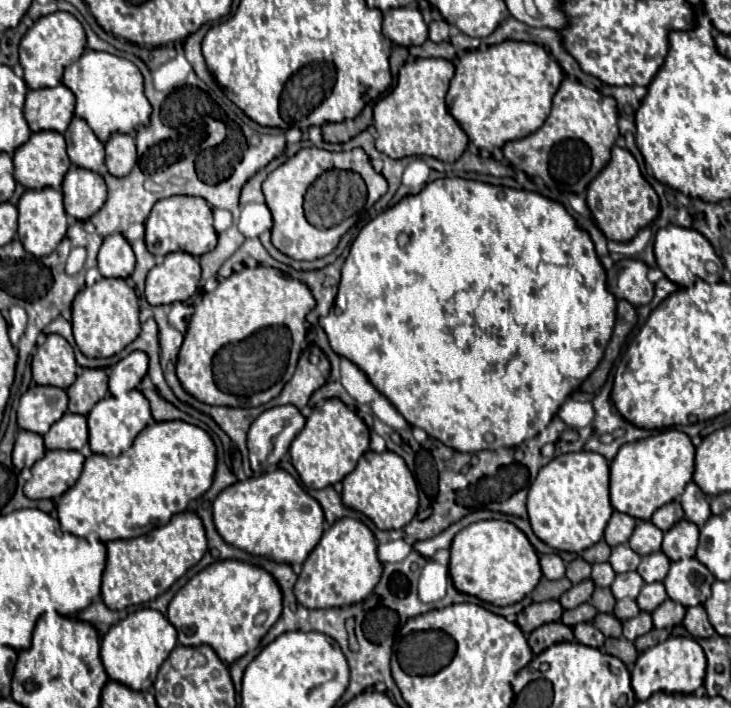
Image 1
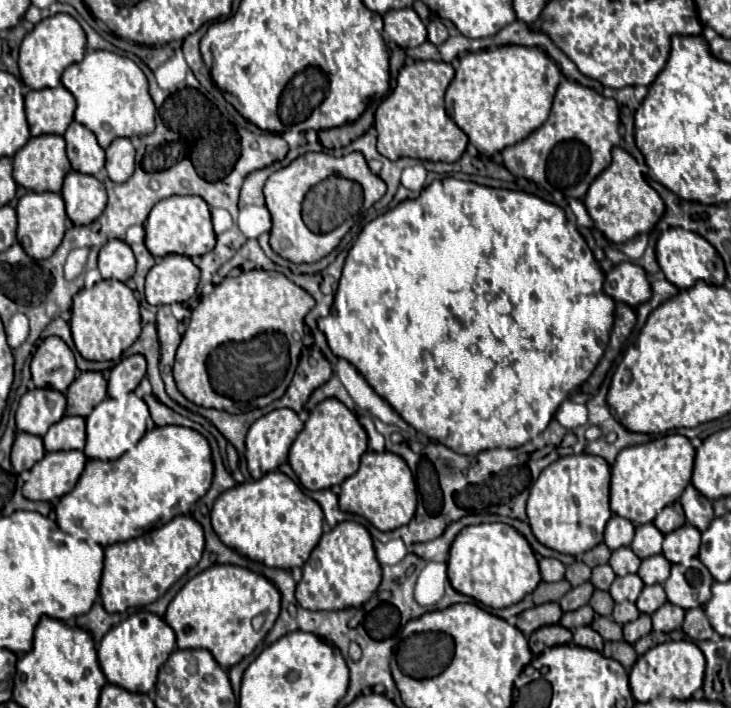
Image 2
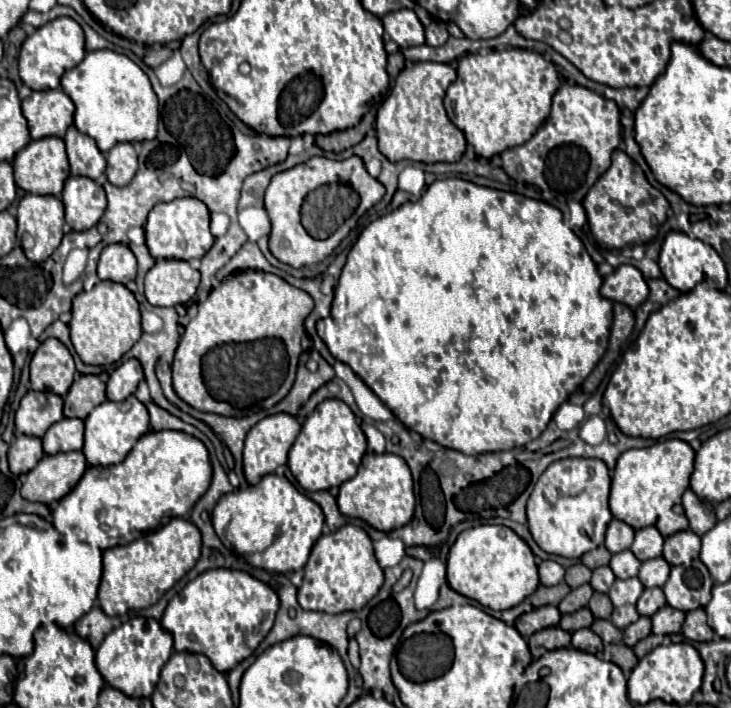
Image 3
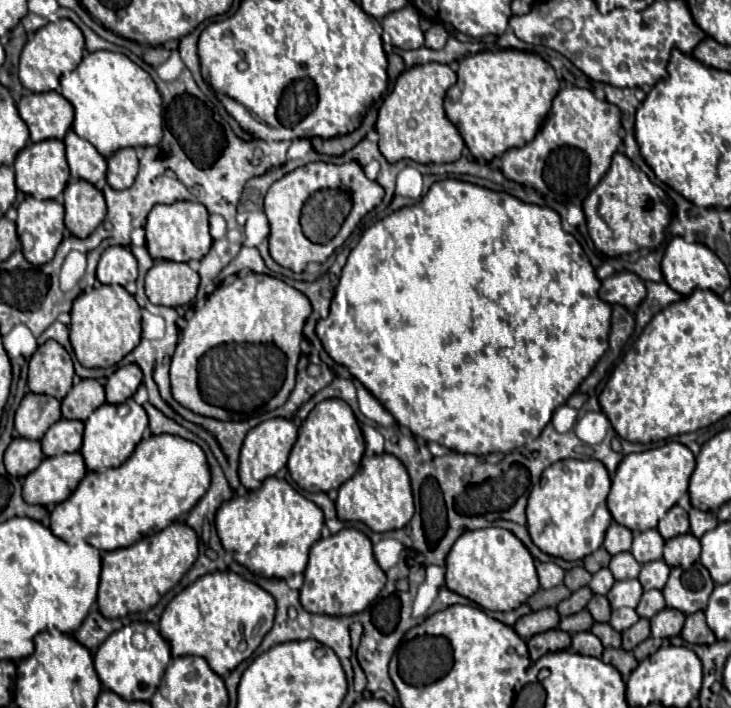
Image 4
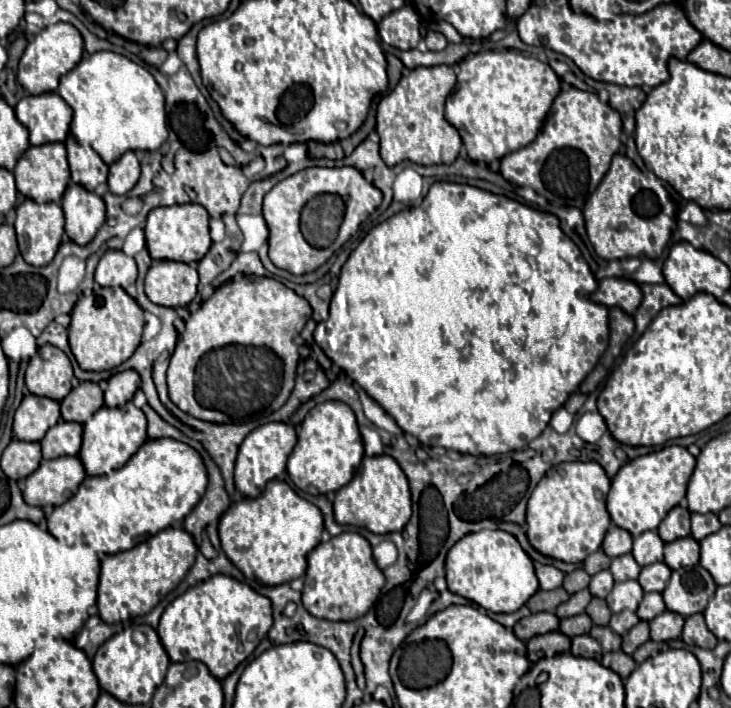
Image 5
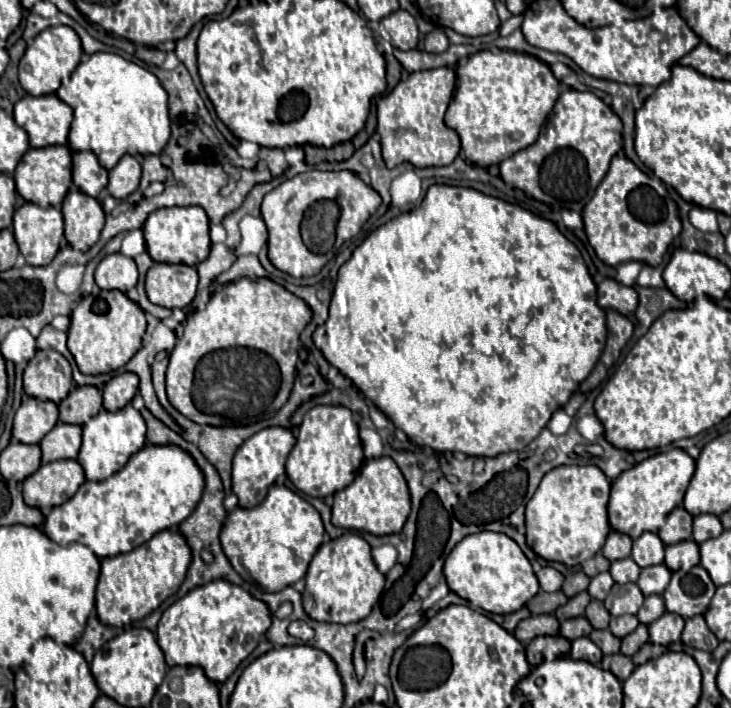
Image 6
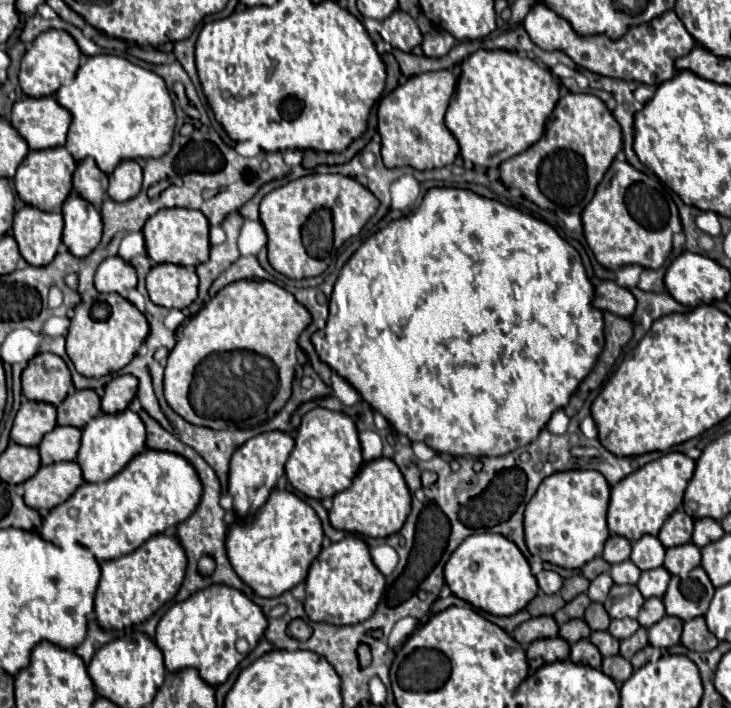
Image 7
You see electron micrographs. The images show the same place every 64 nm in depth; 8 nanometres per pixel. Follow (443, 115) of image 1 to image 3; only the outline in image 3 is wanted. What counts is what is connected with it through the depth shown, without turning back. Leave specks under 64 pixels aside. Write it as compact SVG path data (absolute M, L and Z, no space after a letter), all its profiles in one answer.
M416 62L406 66L384 104L378 108L376 132L380 152L390 160L414 162L458 162L466 150L464 134L450 122L444 110L444 94L456 80L456 70L440 62Z

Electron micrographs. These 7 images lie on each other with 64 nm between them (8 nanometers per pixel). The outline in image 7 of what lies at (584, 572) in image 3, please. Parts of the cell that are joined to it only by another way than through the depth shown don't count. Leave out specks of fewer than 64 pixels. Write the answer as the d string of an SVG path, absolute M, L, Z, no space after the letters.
M576 574L576 576L568 578L568 580L564 580L564 586L562 586L562 598L564 598L566 602L570 602L570 600L576 598L578 594L586 592L586 590L588 590L588 584L590 584L590 582L588 582L582 574Z

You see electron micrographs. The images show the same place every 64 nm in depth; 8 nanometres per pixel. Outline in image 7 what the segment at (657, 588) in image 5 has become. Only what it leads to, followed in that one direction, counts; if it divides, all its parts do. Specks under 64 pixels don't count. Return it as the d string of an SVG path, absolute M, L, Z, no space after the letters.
M654 568L648 572L642 572L640 580L638 580L638 588L642 592L644 598L662 598L666 588L670 582L670 572L666 568Z

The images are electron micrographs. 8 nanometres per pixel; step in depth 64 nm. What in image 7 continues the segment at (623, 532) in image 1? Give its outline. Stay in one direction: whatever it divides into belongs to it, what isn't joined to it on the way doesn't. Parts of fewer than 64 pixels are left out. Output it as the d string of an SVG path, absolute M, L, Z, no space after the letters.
M610 536L604 544L602 558L608 560L608 564L620 564L630 558L630 542L622 536Z

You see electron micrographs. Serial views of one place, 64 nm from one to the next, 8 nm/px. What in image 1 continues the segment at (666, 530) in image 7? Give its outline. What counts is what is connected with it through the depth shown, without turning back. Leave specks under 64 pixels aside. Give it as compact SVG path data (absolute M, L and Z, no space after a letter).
M670 502L670 504L664 504L662 508L658 508L652 516L652 524L658 526L662 532L666 532L668 528L672 528L676 522L680 522L684 518L684 510L678 502Z

